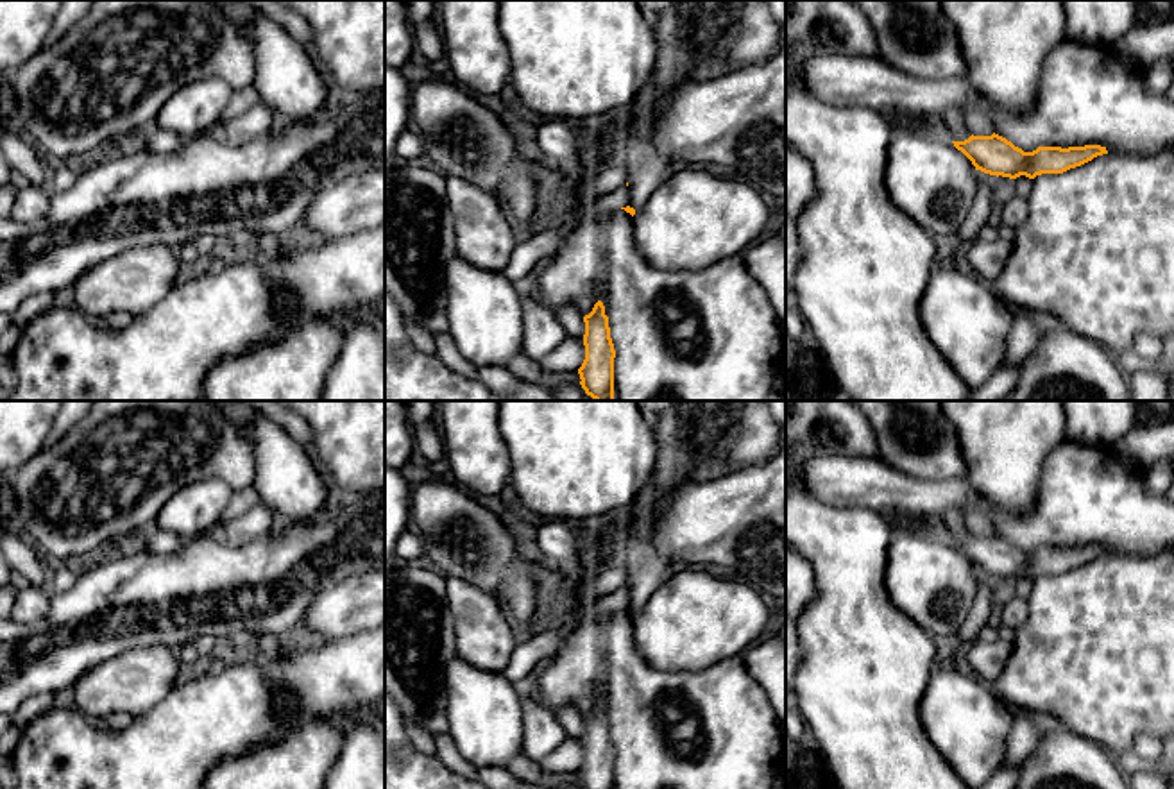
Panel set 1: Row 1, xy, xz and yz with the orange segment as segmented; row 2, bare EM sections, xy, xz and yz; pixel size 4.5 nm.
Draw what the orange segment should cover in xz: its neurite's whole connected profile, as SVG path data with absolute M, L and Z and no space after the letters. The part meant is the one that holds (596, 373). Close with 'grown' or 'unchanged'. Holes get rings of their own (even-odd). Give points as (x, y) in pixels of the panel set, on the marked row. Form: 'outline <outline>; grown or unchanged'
outline M598 301L585 322L585 360L578 369L580 385L594 401L614 401L614 344L605 306Z; unchanged

